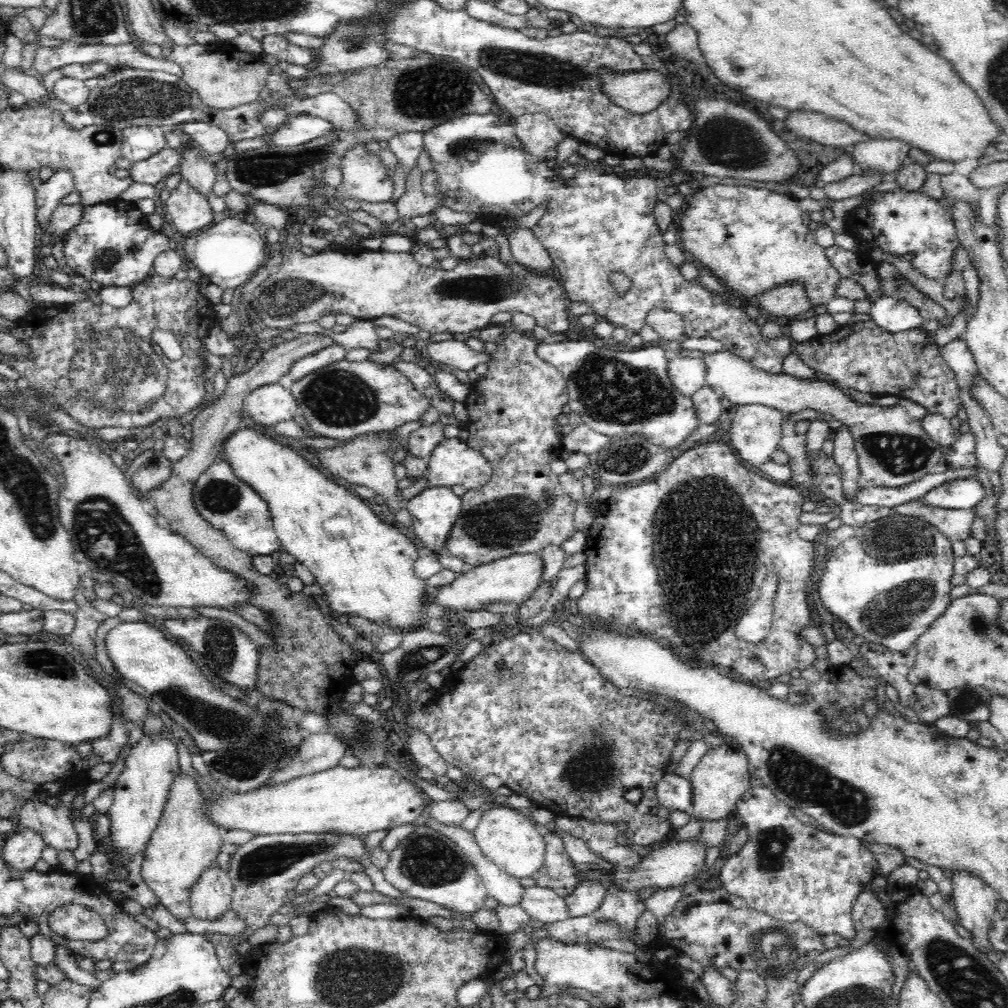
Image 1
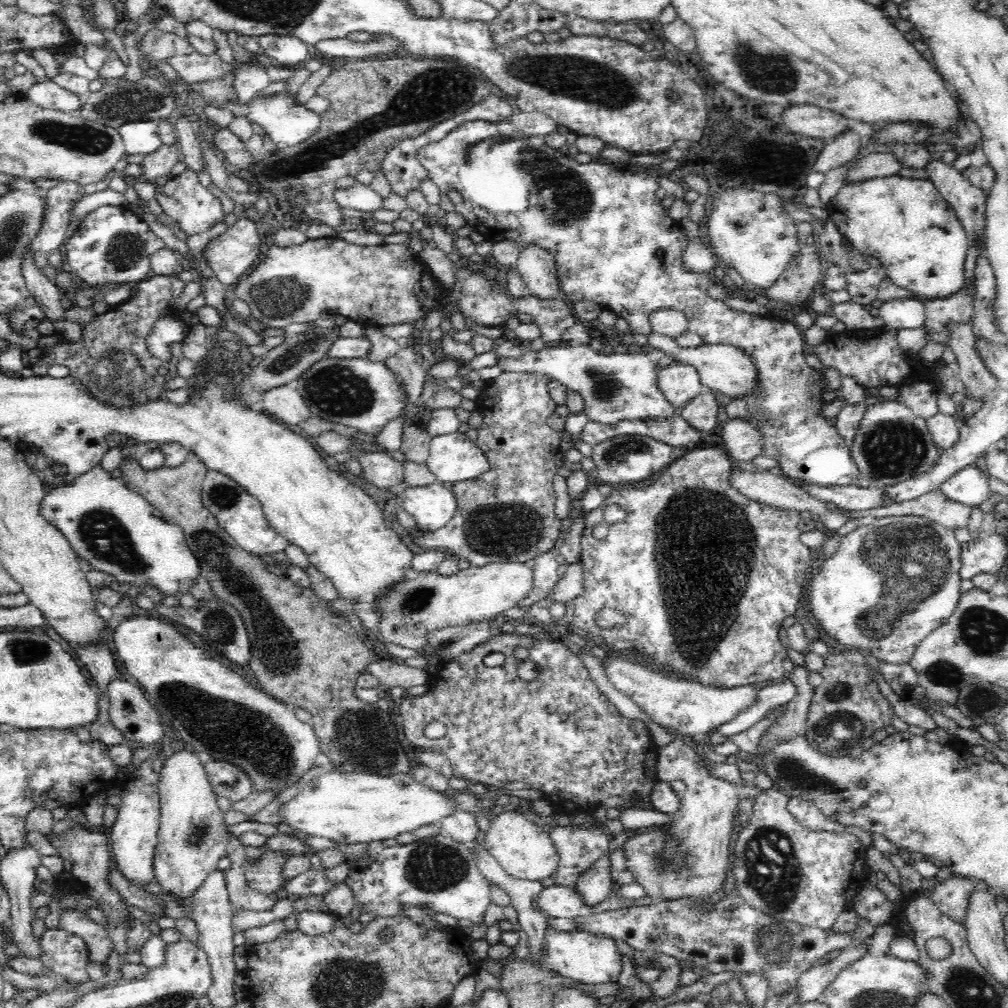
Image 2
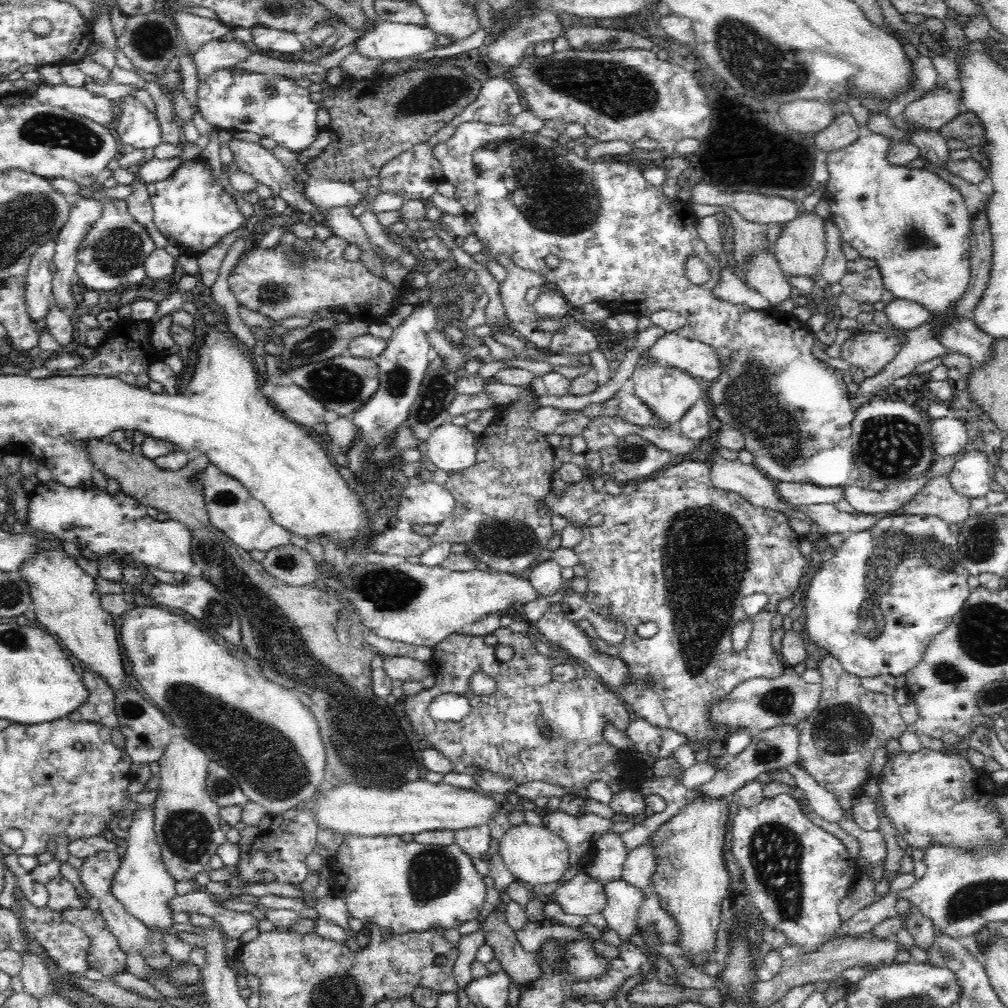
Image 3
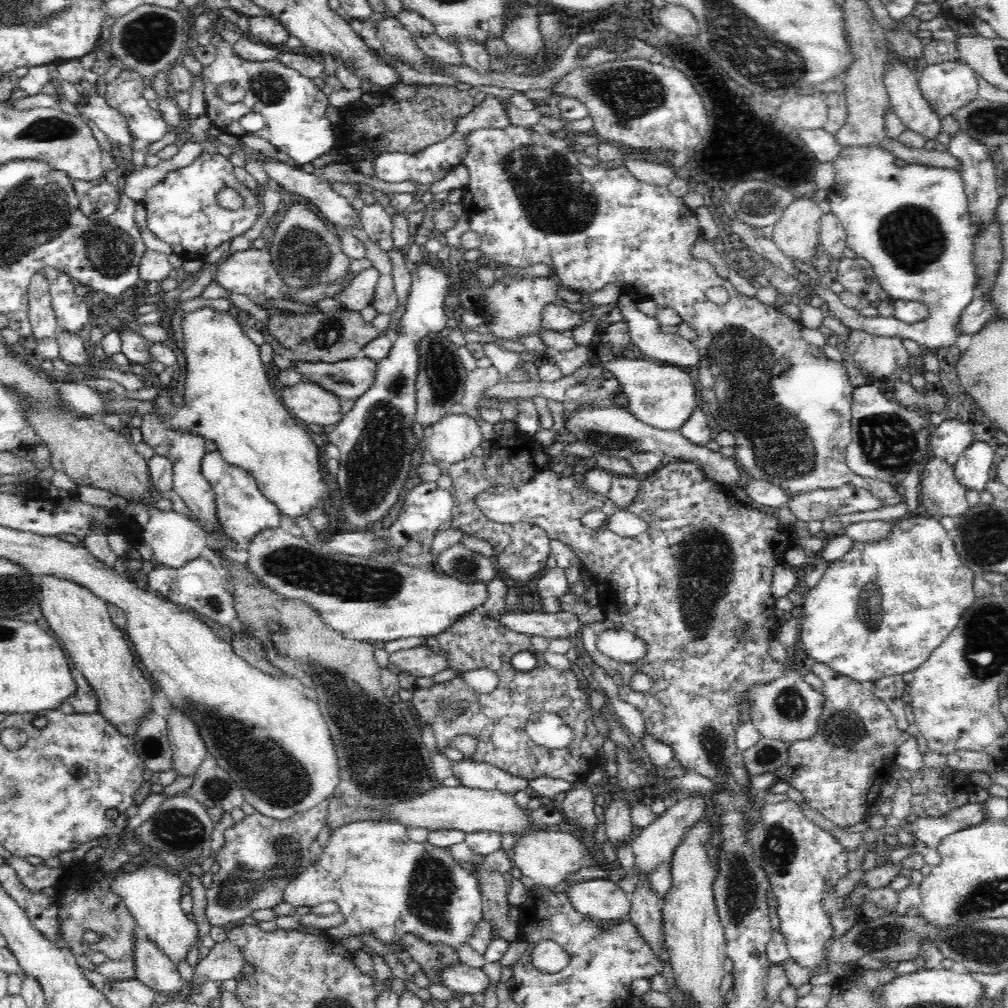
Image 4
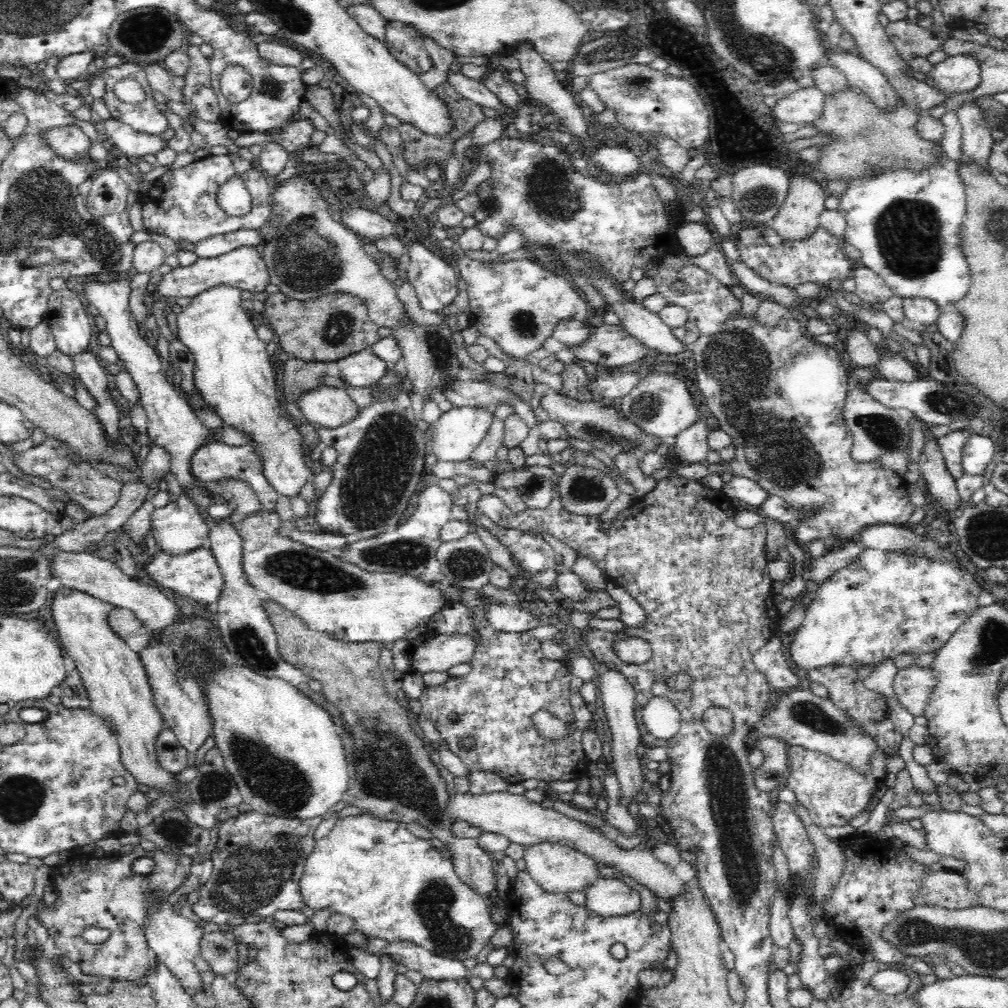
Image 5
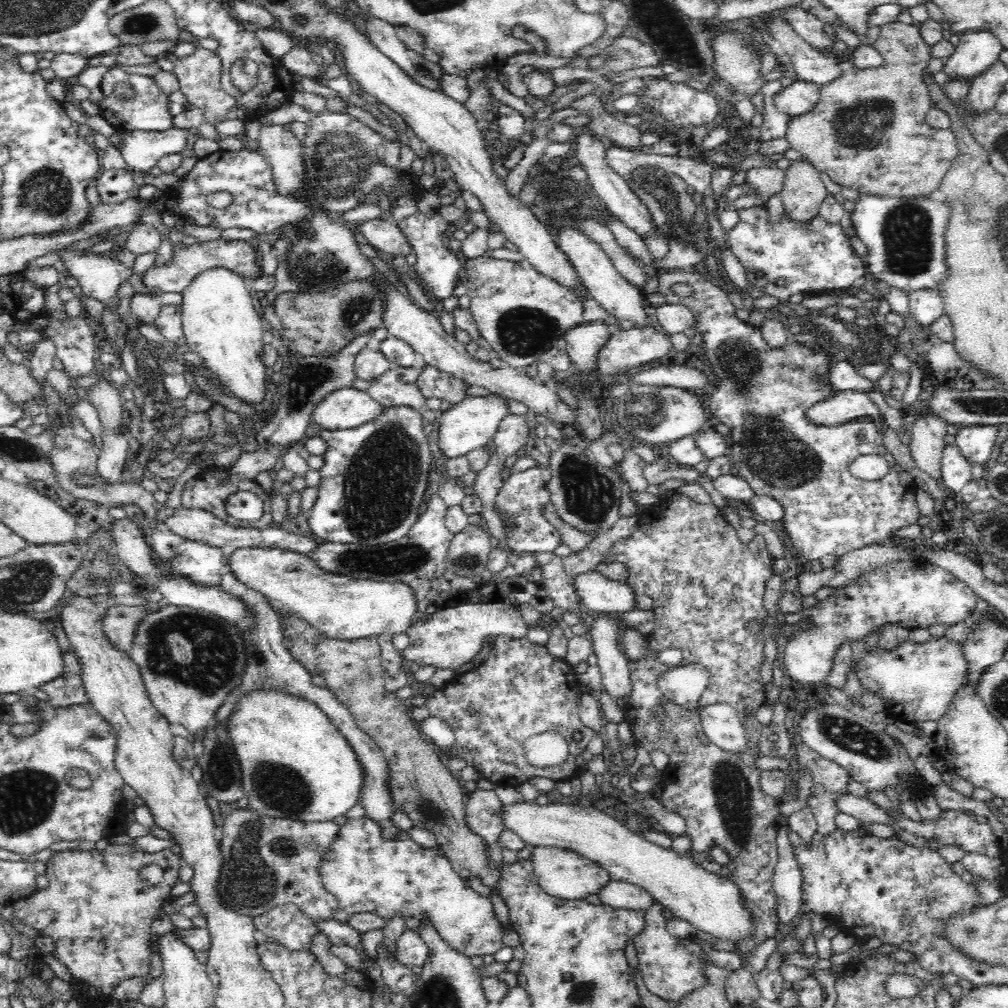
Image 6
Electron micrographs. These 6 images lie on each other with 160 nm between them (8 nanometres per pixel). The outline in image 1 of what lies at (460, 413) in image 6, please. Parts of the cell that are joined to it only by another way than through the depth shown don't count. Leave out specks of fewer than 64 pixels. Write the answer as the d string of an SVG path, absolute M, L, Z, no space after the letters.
M460 438L441 441L428 461L425 477L430 487L461 484L469 491L482 488L493 475L489 462Z

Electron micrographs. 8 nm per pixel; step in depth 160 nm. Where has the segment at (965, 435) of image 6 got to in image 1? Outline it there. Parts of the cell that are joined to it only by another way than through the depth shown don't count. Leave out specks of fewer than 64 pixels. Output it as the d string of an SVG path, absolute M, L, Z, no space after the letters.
M966 477L943 482L930 489L924 496L924 503L950 510L970 510L984 498L986 490L982 483L974 477Z

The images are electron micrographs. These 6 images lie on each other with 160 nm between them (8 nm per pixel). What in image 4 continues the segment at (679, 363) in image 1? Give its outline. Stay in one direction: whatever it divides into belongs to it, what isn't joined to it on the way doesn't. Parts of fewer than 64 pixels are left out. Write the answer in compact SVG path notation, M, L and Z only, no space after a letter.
M631 354L616 356L611 361L601 360L601 365L616 375L616 378L620 381L620 386L622 386L621 392L628 403L627 410L644 424L660 430L680 430L682 424L688 420L696 408L696 388L692 378L684 368L660 363L648 358L646 360L642 358L636 359Z

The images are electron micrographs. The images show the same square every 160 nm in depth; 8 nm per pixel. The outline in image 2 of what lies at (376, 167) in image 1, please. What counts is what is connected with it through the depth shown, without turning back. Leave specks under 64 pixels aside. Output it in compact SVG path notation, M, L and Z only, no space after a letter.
M355 180L352 186L335 190L335 201L342 208L372 213L382 210L384 198L376 194L370 185L365 186Z

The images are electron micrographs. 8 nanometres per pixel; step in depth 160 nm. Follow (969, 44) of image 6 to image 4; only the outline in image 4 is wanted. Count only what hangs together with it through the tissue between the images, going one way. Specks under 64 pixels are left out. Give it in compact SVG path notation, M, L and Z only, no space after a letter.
M964 61L926 65L919 76L922 94L940 120L978 95L978 74Z

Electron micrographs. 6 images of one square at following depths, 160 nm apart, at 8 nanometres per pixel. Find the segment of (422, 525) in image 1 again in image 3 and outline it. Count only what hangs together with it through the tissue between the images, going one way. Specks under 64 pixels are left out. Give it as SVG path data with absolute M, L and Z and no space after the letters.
M417 481L403 490L398 520L401 526L436 524L446 520L455 509L456 500L445 485L434 481Z

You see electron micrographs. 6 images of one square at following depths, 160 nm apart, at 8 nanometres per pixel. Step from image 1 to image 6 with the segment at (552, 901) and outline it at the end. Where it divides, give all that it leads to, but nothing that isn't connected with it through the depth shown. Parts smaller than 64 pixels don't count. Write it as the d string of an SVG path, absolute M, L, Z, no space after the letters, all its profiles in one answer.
M615 881L605 883L598 892L601 904L614 910L646 911L655 898L641 886L629 882Z

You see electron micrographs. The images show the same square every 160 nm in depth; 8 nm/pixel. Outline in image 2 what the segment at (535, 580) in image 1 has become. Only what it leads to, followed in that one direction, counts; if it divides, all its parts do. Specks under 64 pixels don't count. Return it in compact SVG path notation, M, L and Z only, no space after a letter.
M532 559L526 562L495 562L486 566L468 567L450 576L442 576L437 570L415 573L407 581L396 585L394 590L384 594L383 600L375 606L375 611L381 612L378 630L386 643L422 651L429 644L429 632L448 626L490 621L500 612L514 608L532 590L534 565L535 559Z

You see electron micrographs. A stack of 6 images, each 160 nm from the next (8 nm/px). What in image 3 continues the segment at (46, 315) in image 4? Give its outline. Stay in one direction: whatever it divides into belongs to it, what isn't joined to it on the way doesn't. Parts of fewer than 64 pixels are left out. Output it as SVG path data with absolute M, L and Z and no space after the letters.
M58 236L48 239L40 245L30 260L27 279L26 294L27 311L35 322L46 318L46 314L53 307L52 277L50 261L55 255L55 246Z

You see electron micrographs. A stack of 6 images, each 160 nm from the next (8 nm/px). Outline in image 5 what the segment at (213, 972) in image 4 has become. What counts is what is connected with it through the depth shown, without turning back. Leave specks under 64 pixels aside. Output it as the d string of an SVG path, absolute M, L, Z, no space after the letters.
M220 931L204 932L199 949L215 976L224 977L237 967L238 949L230 934Z

